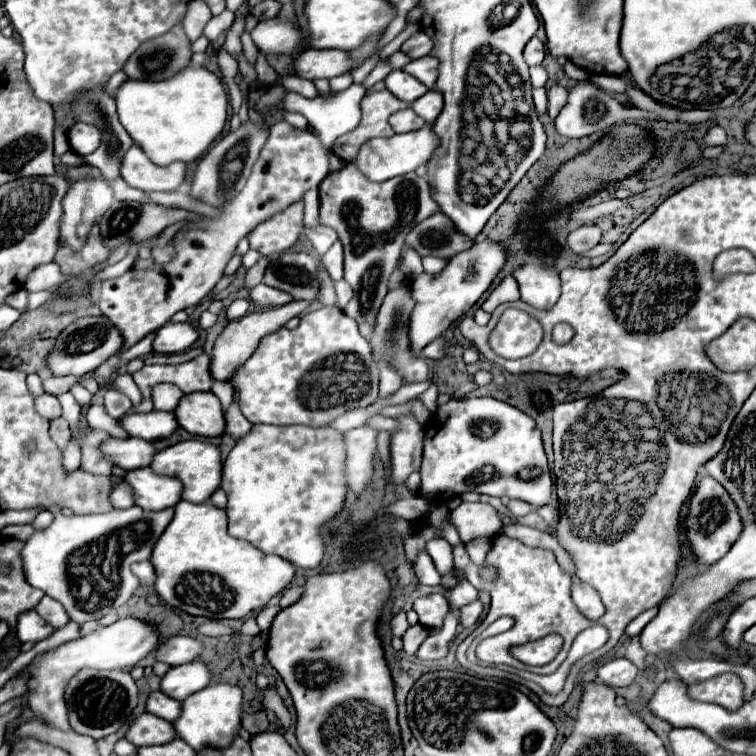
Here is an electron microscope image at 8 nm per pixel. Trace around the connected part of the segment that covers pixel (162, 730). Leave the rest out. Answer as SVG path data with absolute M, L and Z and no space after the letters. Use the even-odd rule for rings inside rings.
M143 713L139 715L127 729L125 739L129 743L133 743L135 747L141 745L161 745L167 743L169 739L175 737L173 725L165 719L159 719L157 715L151 713Z

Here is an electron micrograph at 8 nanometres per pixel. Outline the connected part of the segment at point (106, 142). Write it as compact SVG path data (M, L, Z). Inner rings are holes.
M95 85L91 89L81 89L75 93L75 99L71 99L69 103L61 103L55 107L55 137L63 135L61 125L73 119L75 123L89 123L95 125L101 131L101 145L95 153L91 153L91 165L97 167L105 179L115 179L119 177L119 165L121 159L125 155L125 151L133 145L133 139L127 135L127 131L121 127L119 119L117 119L117 111L115 111L115 99L105 91L103 85Z

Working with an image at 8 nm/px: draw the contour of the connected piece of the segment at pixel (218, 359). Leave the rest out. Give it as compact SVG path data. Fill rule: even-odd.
M291 301L287 305L275 307L275 309L267 309L267 311L257 311L257 313L247 313L245 317L231 321L223 333L217 337L215 347L213 347L213 359L215 363L211 363L211 373L215 379L219 381L227 381L231 371L235 371L237 365L241 365L245 359L249 359L249 355L253 353L253 349L257 347L259 339L277 331L277 327L283 327L291 317L301 315L303 311L307 311L311 307L311 301Z

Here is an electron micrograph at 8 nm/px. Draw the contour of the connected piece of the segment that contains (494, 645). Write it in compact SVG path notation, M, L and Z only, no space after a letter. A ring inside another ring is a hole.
M495 535L491 539L491 549L487 551L487 563L497 567L497 571L499 571L499 577L497 577L495 583L483 583L479 579L479 571L473 569L473 563L471 563L464 543L453 547L453 556L454 568L457 571L463 571L465 579L477 591L485 589L485 591L491 593L493 619L489 619L489 623L493 623L497 617L503 617L503 615L511 615L515 619L515 625L509 631L495 635L495 637L489 637L489 639L479 643L477 657L485 663L491 663L491 665L505 663L505 665L525 669L525 671L531 671L531 673L541 673L541 675L553 673L559 667L559 663L567 657L567 651L569 651L575 635L579 631L583 631L585 627L593 625L591 619L577 617L577 607L571 598L571 575L565 573L559 567L555 553L549 551L549 549L531 548L517 541L517 539L509 539L505 535ZM549 633L557 633L557 635L563 637L563 649L555 657L555 661L547 663L545 667L531 667L531 665L525 665L525 663L521 663L521 661L517 661L509 655L509 647L541 639Z

